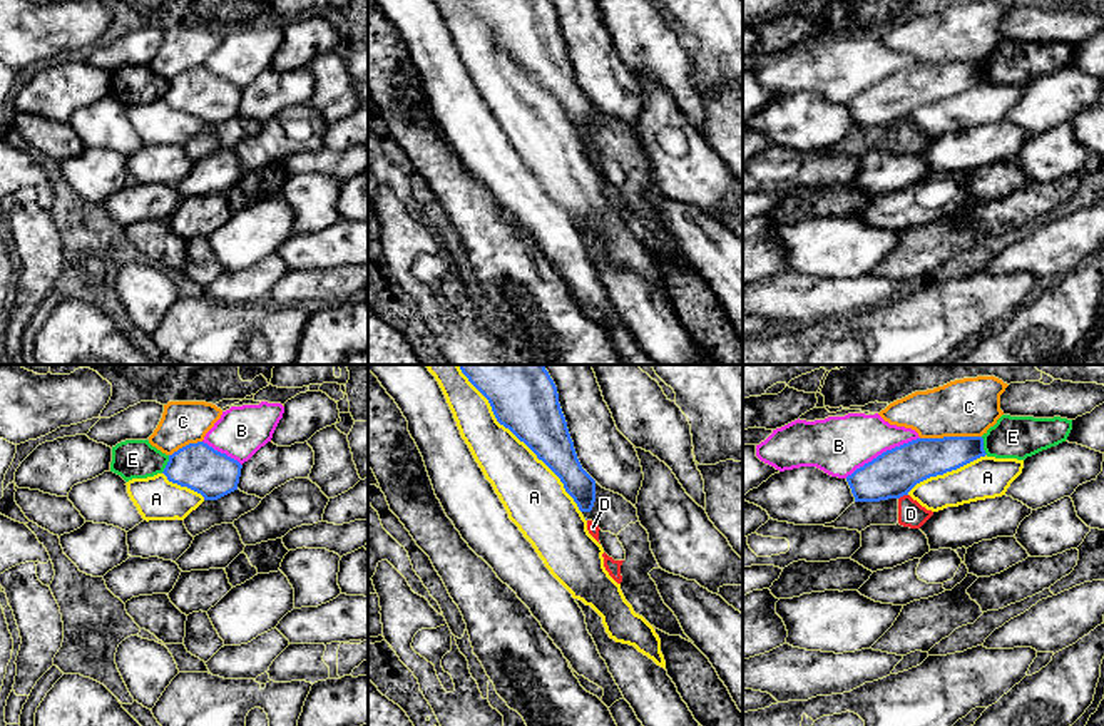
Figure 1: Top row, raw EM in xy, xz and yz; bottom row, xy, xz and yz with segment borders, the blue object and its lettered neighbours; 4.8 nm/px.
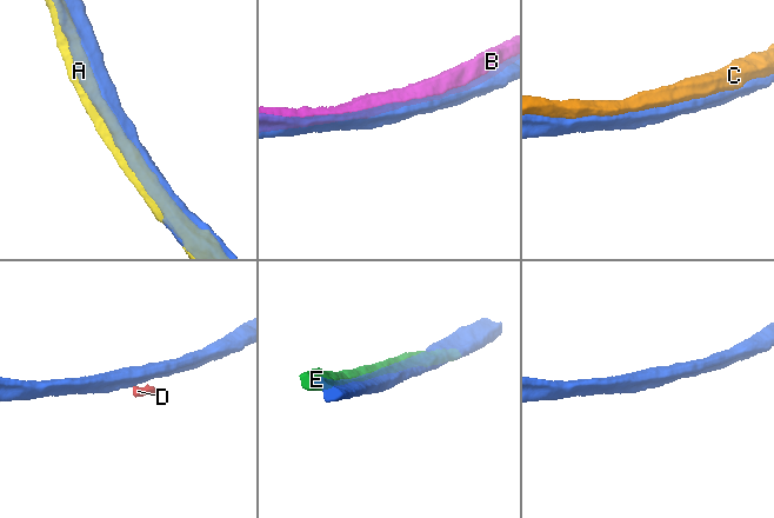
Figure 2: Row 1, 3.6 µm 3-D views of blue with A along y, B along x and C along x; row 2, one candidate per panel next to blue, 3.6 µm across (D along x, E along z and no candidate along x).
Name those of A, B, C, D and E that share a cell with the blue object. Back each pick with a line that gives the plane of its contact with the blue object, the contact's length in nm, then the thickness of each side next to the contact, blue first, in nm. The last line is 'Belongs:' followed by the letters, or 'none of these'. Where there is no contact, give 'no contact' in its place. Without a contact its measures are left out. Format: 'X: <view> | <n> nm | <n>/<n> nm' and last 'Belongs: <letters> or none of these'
Belongs: none of these

